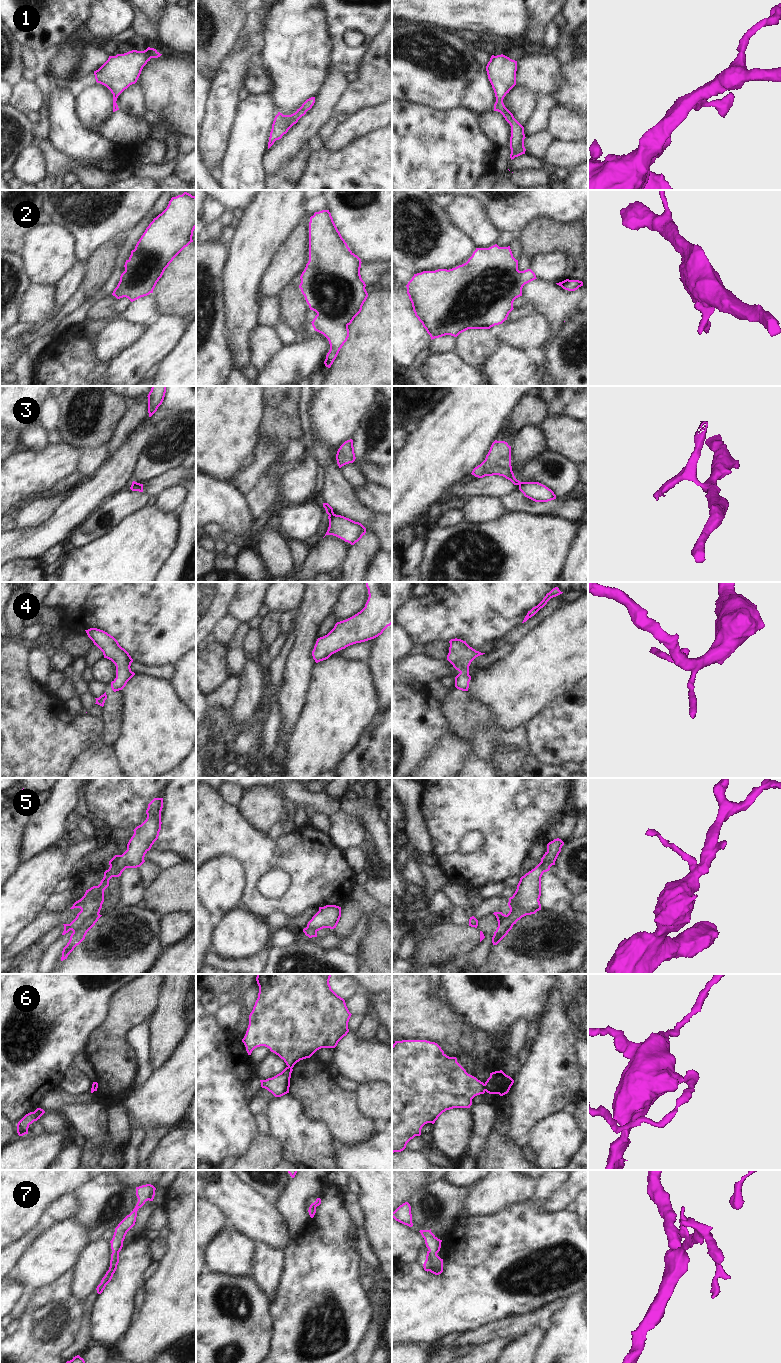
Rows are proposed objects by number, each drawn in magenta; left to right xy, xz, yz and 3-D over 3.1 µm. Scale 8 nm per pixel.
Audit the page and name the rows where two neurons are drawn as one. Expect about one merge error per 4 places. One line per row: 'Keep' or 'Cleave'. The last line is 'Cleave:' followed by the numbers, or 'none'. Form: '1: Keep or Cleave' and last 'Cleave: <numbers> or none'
1: Keep
2: Keep
3: Cleave
4: Keep
5: Cleave
6: Cleave
7: Keep
Cleave: 3, 5, 6

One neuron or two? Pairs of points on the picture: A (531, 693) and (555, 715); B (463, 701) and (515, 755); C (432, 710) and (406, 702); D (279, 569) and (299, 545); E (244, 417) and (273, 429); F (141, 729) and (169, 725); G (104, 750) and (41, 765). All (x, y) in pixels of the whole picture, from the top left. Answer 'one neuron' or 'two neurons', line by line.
A: two neurons
B: two neurons
C: one neuron
D: two neurons
E: two neurons
F: one neuron
G: two neurons

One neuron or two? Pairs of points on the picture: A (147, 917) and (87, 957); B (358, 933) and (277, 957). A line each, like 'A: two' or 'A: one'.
A: one
B: two

